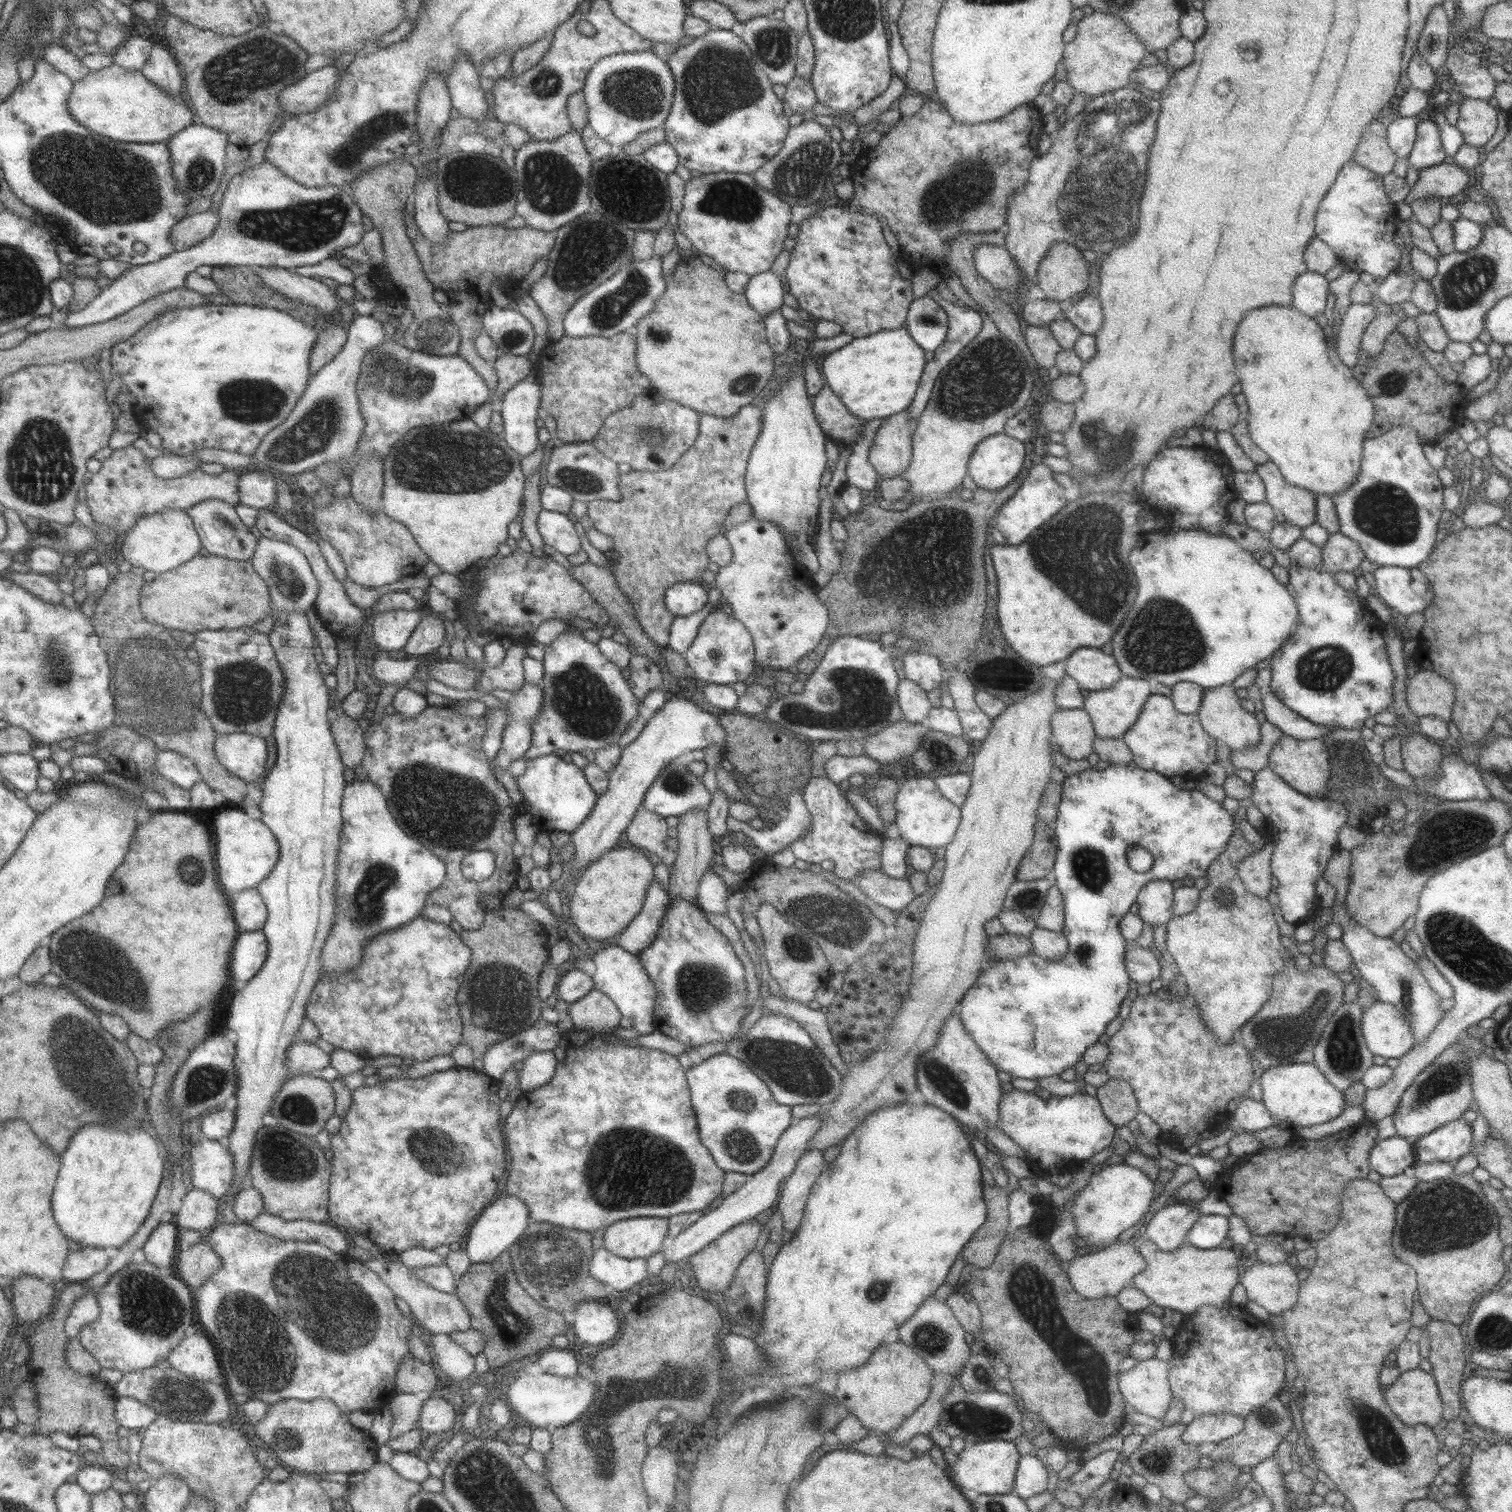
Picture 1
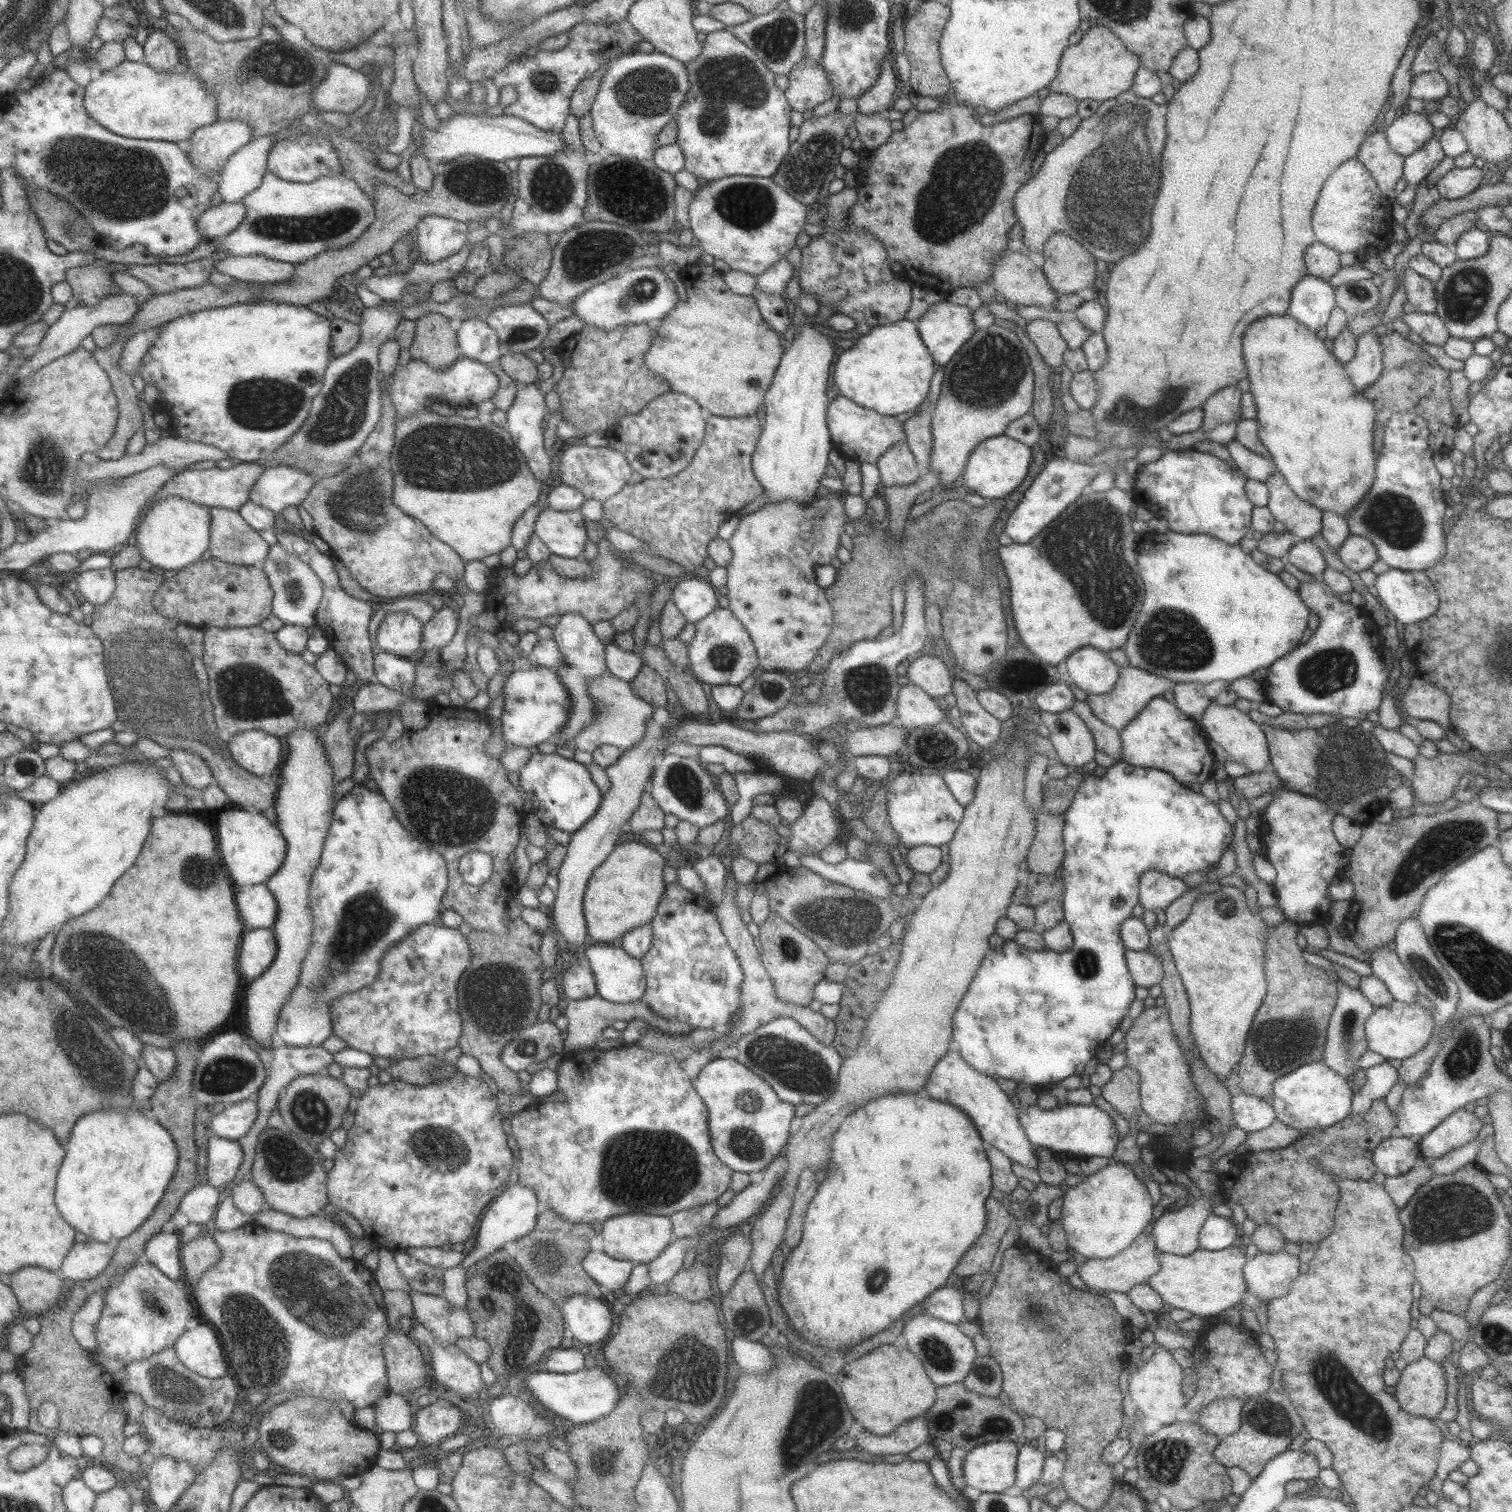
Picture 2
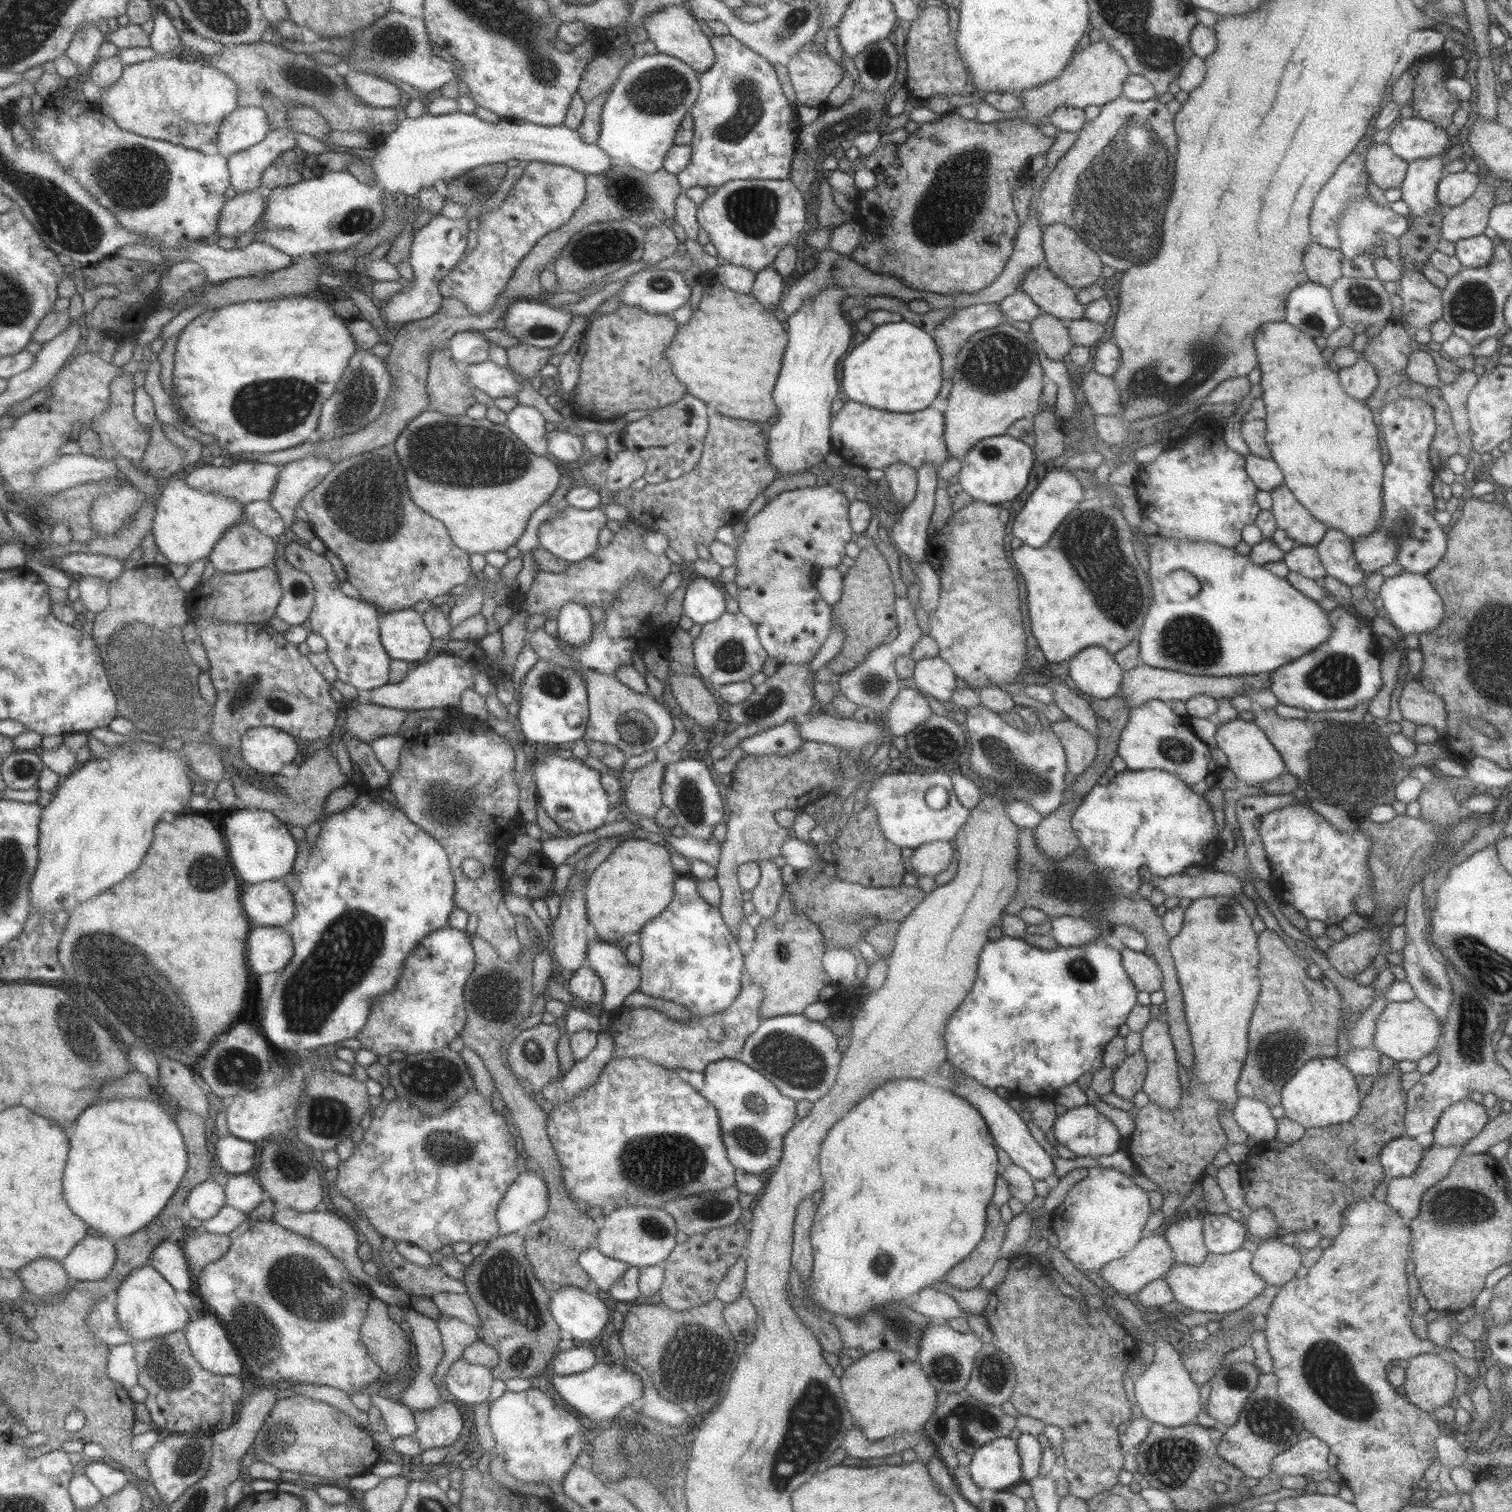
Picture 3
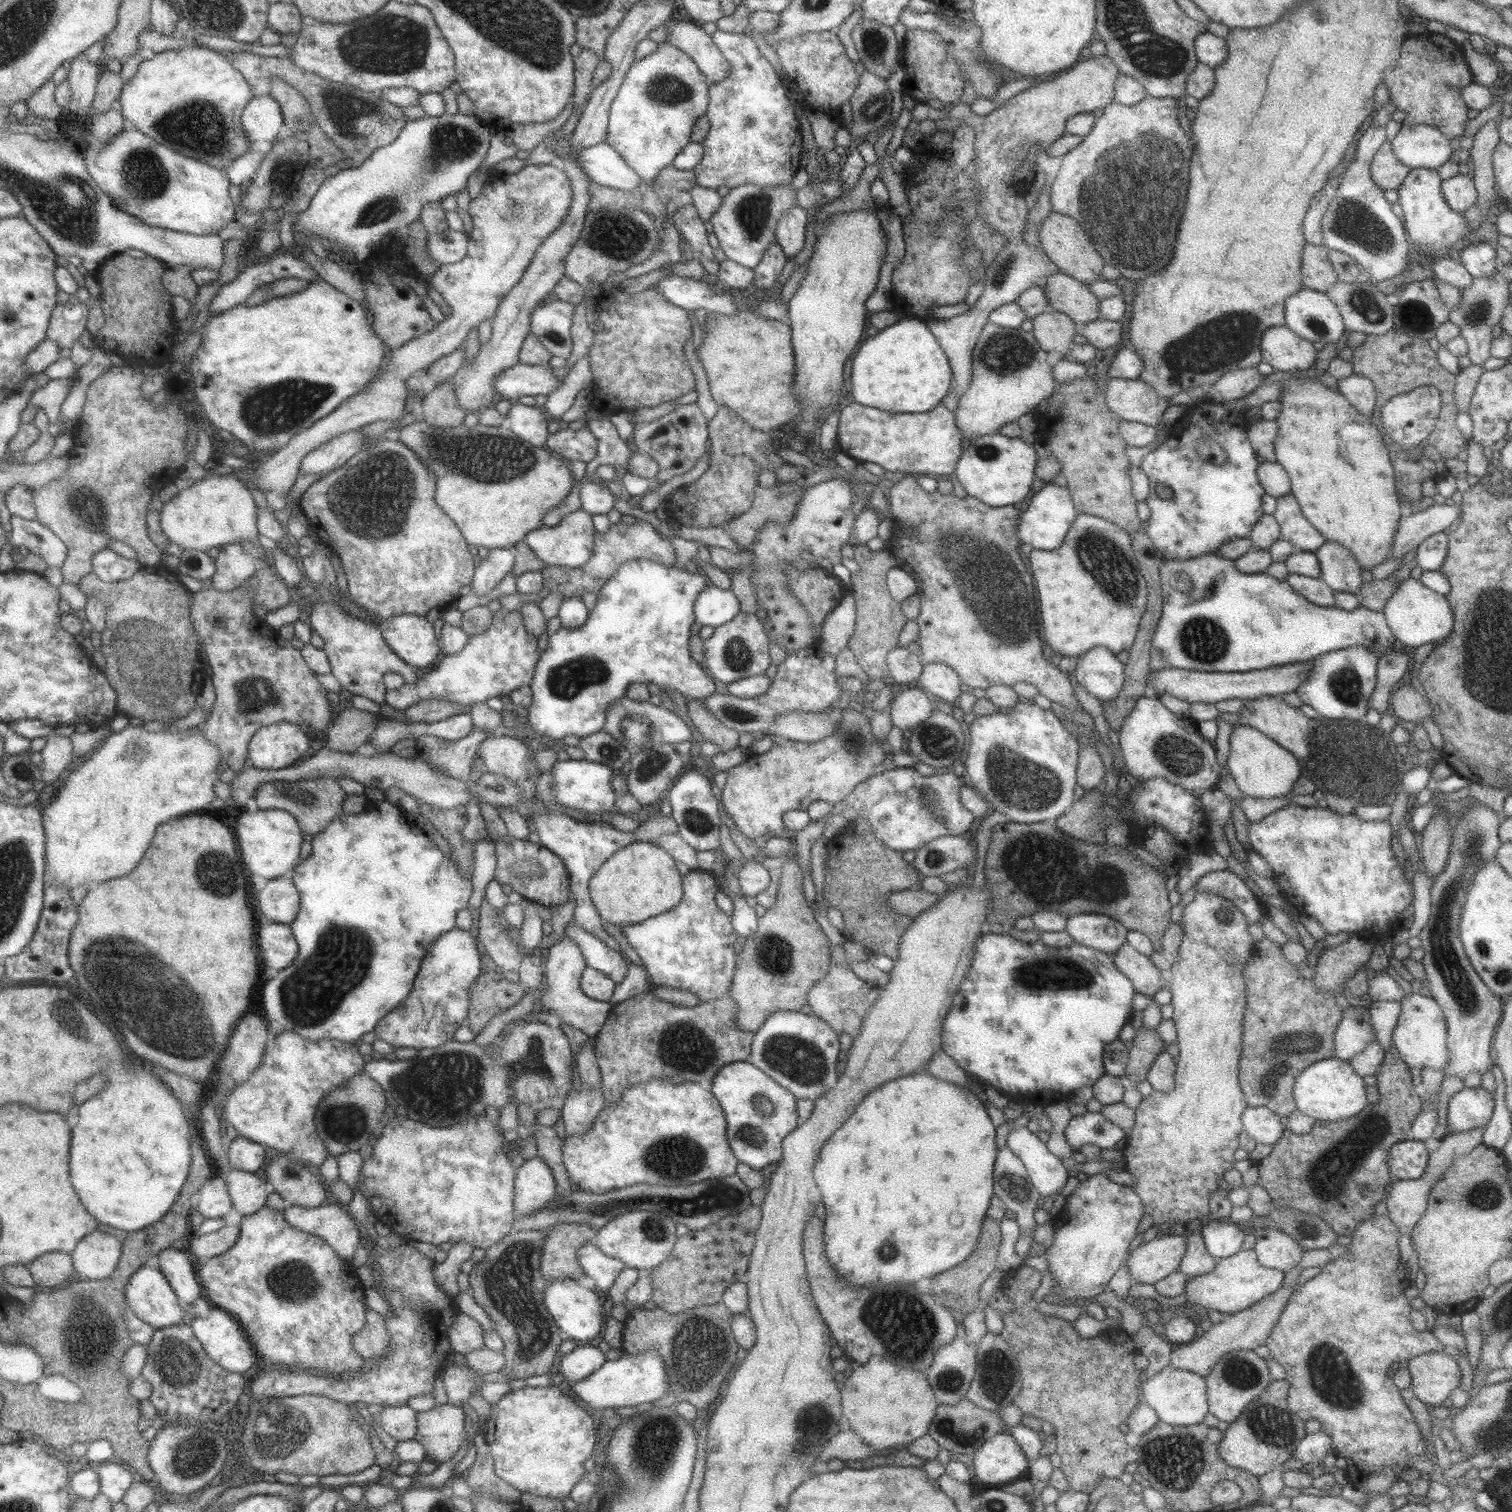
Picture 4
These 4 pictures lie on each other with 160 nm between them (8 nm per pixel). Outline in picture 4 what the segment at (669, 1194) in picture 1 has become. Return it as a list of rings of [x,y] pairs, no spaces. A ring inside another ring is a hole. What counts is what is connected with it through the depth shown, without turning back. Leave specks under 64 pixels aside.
[[[652,1077],[646,1082],[636,1083],[634,1086],[629,1086],[621,1094],[621,1099],[617,1103],[605,1102],[605,1108],[600,1109],[595,1116],[591,1127],[583,1133],[566,1135],[566,1139],[562,1143],[562,1160],[566,1171],[568,1171],[569,1179],[572,1183],[577,1184],[580,1190],[594,1194],[604,1194],[610,1190],[620,1190],[628,1186],[636,1184],[650,1184],[668,1187],[687,1186],[698,1182],[708,1181],[712,1178],[721,1178],[732,1176],[737,1172],[739,1160],[730,1148],[730,1143],[727,1139],[727,1120],[721,1104],[712,1094],[708,1086],[697,1082],[682,1082],[672,1084],[670,1077]]]

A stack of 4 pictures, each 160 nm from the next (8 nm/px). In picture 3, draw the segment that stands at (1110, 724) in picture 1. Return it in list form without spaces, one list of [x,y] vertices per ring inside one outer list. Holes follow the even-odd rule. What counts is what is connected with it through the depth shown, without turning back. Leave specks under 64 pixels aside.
[[[1138,664],[1137,667],[1125,671],[1122,681],[1122,699],[1124,703],[1134,709],[1142,706],[1142,704],[1148,702],[1151,699],[1159,699],[1163,702],[1182,701],[1186,702],[1188,698],[1196,696],[1196,694],[1206,694],[1206,696],[1212,696],[1216,700],[1220,700],[1223,697],[1234,696],[1246,696],[1248,692],[1252,690],[1258,690],[1260,692],[1264,689],[1270,690],[1271,675],[1238,675],[1238,676],[1202,676],[1184,674],[1182,672],[1176,672],[1174,670],[1164,670],[1161,668],[1152,668],[1146,664]]]

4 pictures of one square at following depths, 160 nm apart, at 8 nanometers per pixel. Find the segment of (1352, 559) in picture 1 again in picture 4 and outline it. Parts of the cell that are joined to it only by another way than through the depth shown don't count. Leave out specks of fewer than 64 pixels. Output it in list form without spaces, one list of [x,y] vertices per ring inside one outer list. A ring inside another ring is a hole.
[[[1434,504],[1417,511],[1415,514],[1405,513],[1399,520],[1399,525],[1393,540],[1387,560],[1404,557],[1408,552],[1434,533],[1447,532],[1459,520],[1461,507],[1458,504]]]

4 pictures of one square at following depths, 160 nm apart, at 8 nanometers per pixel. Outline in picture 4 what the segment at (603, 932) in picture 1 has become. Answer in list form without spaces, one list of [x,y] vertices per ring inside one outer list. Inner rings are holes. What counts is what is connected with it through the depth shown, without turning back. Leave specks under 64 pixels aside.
[[[632,842],[612,854],[592,875],[589,895],[603,921],[619,927],[638,924],[672,910],[681,901],[683,877],[667,850],[656,843]]]

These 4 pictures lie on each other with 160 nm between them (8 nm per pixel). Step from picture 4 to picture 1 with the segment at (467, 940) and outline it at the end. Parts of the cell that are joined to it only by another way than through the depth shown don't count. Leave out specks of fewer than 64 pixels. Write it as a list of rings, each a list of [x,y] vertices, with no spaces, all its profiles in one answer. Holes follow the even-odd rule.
[[[426,916],[418,917],[402,928],[386,931],[368,941],[364,949],[363,963],[357,966],[356,970],[352,970],[352,972],[348,972],[344,976],[342,974],[324,975],[308,1007],[308,1017],[318,1025],[322,1033],[321,1038],[331,1043],[336,1050],[349,1050],[359,1054],[362,1058],[372,1059],[376,1057],[401,1056],[424,1062],[424,1060],[436,1058],[436,1056],[454,1054],[455,1050],[463,1043],[464,1038],[463,1010],[461,1009],[460,1002],[458,1002],[458,998],[460,988],[463,988],[467,970],[471,965],[470,949],[471,947],[464,942],[463,935],[458,934],[450,924],[438,922]]]

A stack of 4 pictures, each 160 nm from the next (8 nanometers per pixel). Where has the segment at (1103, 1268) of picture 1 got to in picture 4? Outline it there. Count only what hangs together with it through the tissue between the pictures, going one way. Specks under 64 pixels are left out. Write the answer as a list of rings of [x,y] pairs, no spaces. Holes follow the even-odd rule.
[[[1164,1236],[1164,1238],[1152,1240],[1152,1242],[1140,1244],[1136,1250],[1129,1254],[1125,1264],[1128,1266],[1132,1282],[1153,1285],[1159,1280],[1166,1278],[1170,1273],[1173,1273],[1180,1266],[1181,1258],[1187,1252],[1186,1236]]]

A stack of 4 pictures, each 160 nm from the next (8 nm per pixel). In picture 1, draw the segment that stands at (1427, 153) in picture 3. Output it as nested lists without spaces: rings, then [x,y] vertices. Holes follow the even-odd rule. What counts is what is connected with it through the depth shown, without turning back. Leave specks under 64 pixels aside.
[[[1397,114],[1387,123],[1387,141],[1398,158],[1408,159],[1417,137],[1417,124],[1420,117],[1400,117]]]

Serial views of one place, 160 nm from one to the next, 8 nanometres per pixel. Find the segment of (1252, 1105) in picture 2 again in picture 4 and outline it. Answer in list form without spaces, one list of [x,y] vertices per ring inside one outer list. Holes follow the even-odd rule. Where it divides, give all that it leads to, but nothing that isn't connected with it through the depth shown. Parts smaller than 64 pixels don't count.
[[[1246,1105],[1241,1121],[1243,1130],[1258,1144],[1276,1144],[1286,1129],[1280,1116],[1265,1106]]]

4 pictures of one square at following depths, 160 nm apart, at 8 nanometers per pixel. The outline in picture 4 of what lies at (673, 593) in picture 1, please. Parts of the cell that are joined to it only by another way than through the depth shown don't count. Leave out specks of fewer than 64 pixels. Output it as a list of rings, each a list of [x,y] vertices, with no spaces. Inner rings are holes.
[[[710,584],[697,594],[694,612],[697,622],[715,629],[740,612],[740,602],[731,589],[726,590]]]

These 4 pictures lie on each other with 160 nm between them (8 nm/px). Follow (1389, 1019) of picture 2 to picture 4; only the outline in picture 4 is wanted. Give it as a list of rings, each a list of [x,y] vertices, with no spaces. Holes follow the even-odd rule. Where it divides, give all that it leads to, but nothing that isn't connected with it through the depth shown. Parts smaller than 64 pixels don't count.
[[[1412,992],[1401,1000],[1401,1013],[1391,1039],[1402,1060],[1410,1068],[1433,1068],[1443,1072],[1447,1065],[1449,1059],[1447,1024],[1443,1010],[1433,996]]]

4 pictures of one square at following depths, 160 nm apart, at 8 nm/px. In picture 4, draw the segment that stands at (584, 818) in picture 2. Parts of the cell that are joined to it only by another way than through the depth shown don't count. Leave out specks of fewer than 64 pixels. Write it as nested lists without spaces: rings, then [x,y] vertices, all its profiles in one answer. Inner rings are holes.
[[[557,760],[552,768],[552,789],[555,790],[556,798],[553,798],[553,806],[566,806],[566,808],[576,808],[586,814],[605,814],[606,812],[616,812],[614,805],[616,796],[612,789],[612,779],[617,773],[616,770],[598,762],[588,760]]]

